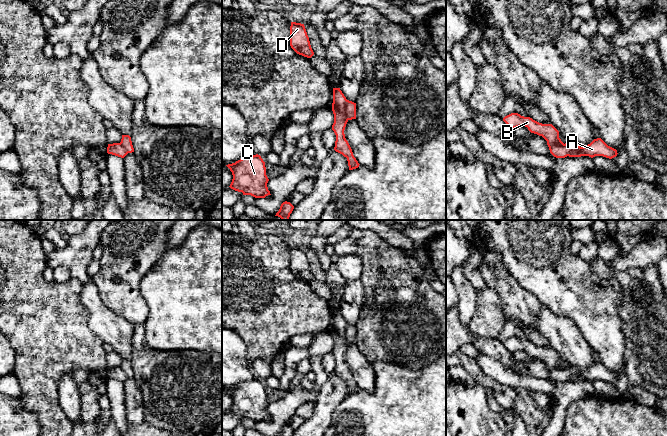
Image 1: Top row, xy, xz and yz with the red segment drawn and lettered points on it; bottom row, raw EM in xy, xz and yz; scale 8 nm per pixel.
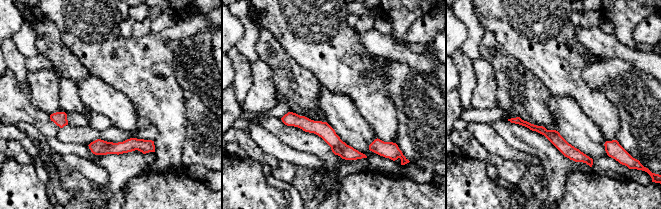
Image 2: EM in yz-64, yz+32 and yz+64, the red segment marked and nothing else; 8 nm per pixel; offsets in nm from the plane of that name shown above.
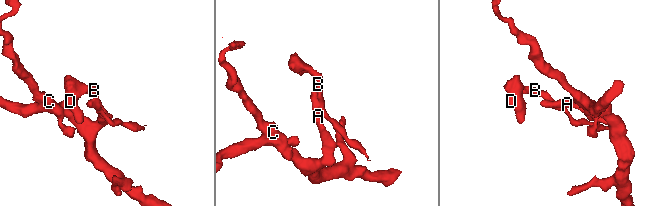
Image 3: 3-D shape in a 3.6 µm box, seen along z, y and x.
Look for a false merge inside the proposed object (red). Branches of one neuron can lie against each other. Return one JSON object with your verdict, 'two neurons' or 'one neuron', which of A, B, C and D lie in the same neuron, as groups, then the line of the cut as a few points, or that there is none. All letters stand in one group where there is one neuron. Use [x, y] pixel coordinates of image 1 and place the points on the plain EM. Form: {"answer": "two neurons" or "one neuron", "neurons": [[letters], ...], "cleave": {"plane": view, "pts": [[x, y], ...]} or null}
{"answer": "two neurons", "neurons": [["A", "C"], ["B", "D"]], "cleave": {"plane": "xz", "pts": [[346, 324], [346, 341], [348, 343]]}}

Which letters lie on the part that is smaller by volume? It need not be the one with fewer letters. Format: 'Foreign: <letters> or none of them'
Foreign: B, D

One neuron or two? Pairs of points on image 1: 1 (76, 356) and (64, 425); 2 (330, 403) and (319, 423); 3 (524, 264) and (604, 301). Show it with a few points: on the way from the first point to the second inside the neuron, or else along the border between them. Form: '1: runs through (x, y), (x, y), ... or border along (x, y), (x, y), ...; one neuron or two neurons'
1: runs through (58, 372), (51, 379), (51, 407); one neuron
2: runs through (325, 408), (320, 418); one neuron
3: runs through (544, 268), (559, 282), (584, 297); one neuron

